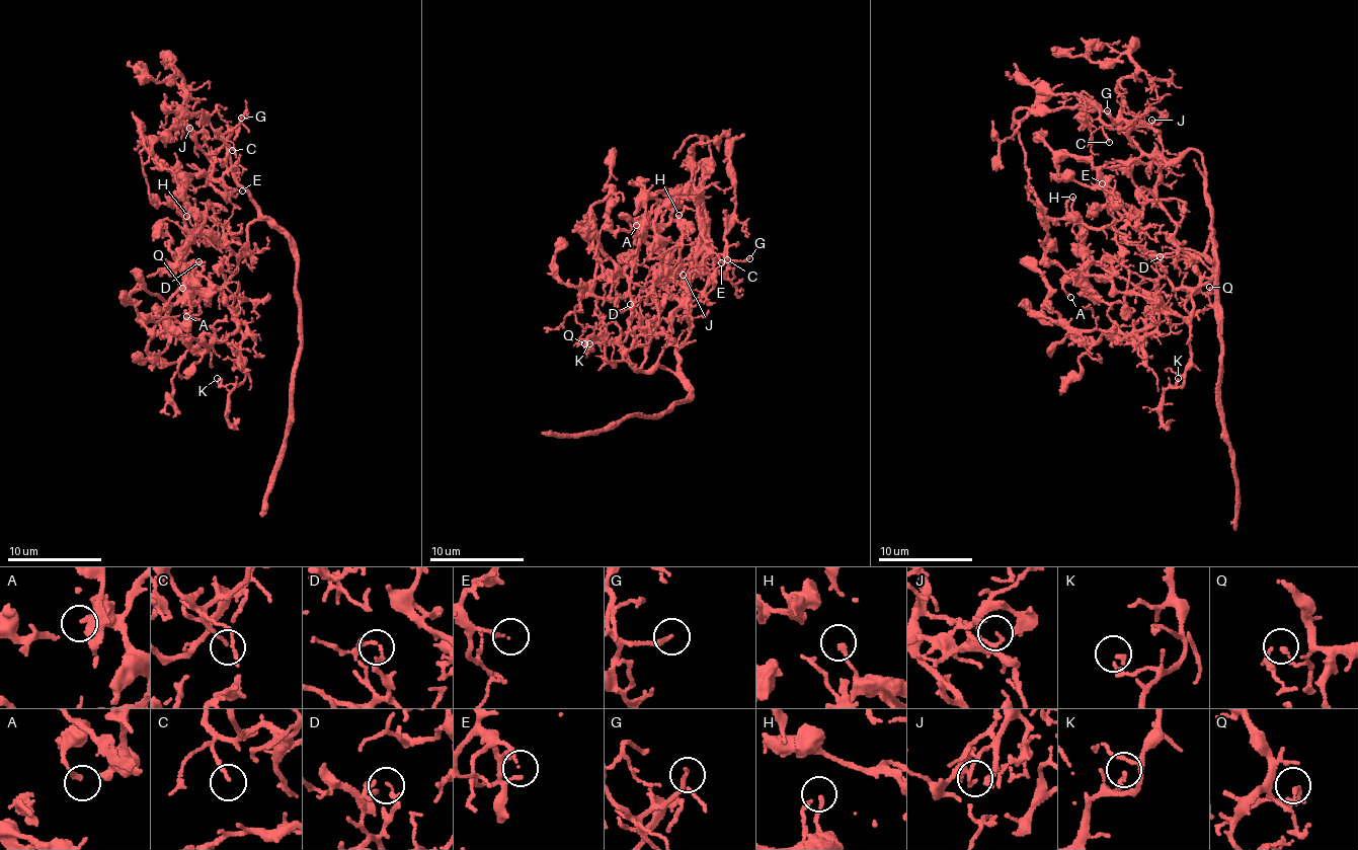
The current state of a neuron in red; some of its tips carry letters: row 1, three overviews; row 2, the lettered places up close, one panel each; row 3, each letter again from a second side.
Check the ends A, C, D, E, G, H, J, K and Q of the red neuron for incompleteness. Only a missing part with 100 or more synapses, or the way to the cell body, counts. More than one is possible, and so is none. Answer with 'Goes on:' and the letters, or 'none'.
Goes on: none

